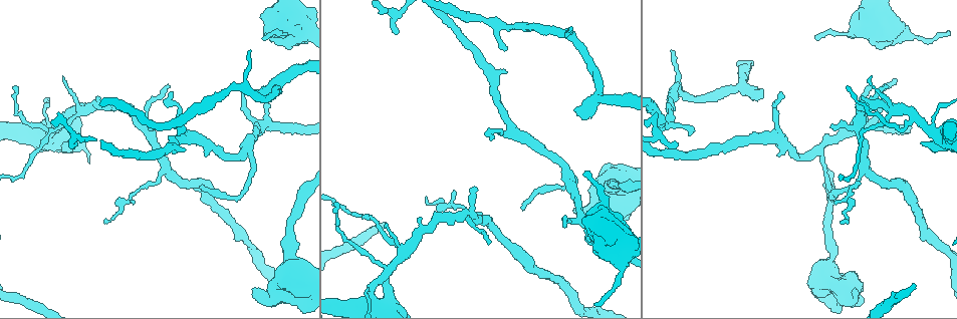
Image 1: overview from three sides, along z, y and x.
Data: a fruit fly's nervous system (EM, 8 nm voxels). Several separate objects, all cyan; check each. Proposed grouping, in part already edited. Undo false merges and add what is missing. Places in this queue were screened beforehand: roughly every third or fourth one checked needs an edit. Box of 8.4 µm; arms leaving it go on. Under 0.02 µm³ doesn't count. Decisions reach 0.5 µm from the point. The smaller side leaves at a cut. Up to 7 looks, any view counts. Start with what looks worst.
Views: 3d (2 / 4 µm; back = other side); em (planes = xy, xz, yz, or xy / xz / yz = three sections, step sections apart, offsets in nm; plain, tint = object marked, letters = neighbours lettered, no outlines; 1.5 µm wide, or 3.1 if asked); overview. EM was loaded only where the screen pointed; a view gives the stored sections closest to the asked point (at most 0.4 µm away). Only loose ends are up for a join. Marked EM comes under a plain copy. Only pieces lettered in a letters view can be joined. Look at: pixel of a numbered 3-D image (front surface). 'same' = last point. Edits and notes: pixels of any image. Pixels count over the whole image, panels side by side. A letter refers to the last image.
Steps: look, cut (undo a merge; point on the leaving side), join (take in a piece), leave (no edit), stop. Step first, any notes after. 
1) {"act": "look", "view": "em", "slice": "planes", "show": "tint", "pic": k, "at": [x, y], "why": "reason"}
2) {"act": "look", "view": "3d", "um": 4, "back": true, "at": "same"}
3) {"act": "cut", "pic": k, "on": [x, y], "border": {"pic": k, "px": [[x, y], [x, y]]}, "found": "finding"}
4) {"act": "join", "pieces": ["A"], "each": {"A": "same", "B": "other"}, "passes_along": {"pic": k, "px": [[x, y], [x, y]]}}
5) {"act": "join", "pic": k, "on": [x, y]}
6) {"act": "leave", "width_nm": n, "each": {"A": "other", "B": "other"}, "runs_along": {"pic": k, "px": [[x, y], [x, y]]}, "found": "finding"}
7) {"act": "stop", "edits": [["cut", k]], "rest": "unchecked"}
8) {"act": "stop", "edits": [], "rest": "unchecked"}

{"act": "look", "view": "em", "slice": "xz", "step": 4, "show": "letters", "pic": 1, "at": [857, 290], "why": "stops while still wide"}

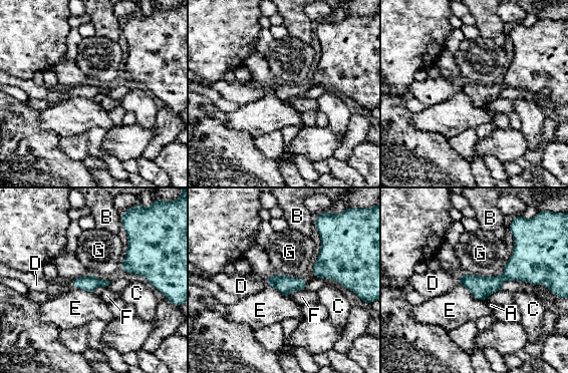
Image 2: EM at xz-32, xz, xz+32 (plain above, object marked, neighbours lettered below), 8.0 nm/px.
{"act": "look", "view": "em", "slice": "xy", "step": 4, "show": "letters", "at": "same", "why": "cut it another way"}

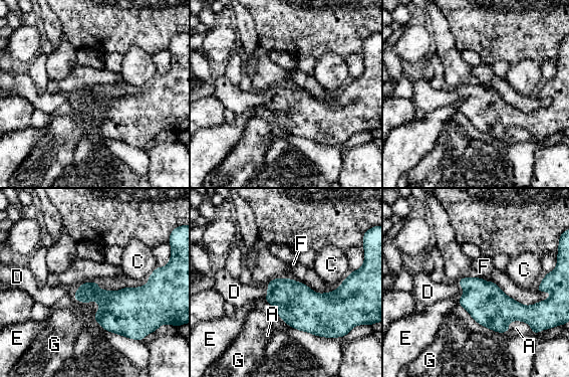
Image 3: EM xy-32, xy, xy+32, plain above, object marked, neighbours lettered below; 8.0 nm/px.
{"act": "join", "pieces": ["D"], "each": {"A": "other", "C": "other", "D": "same", "E": "other", "F": "other", "G": "other"}, "passes_along": {"pic": 3, "px": [[296, 304], [268, 292], [238, 294]]}, "found": "the neuron continues"}

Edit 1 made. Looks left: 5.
{"act": "look", "view": "em", "slice": "xy", "step": 8, "show": "tint", "pic": 1, "at": [936, 130], "why": "calibre changes"}

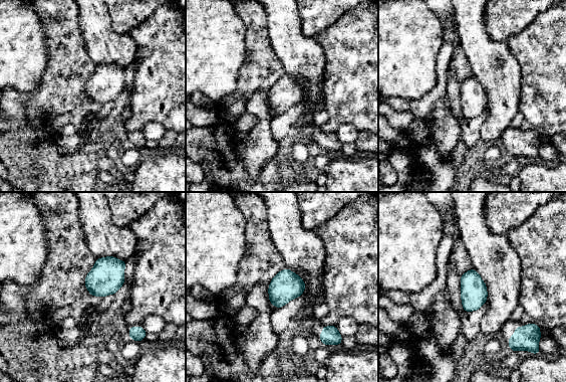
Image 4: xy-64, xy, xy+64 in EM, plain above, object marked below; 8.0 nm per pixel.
{"act": "look", "view": "em", "slice": "planes", "show": "letters", "at": "same"}

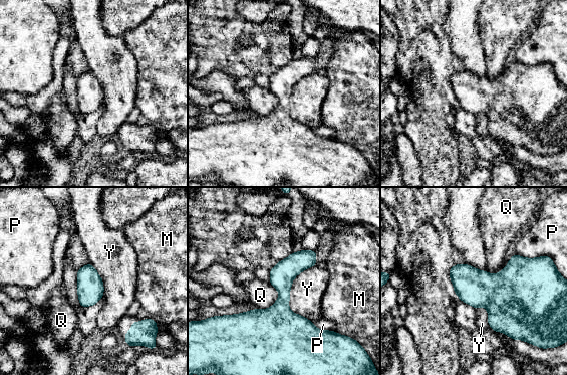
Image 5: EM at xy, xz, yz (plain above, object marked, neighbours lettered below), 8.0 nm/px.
{"act": "leave", "longest_contact_nm": ["Y", 460], "each": {"M": "other", "P": "other", "Q": "other", "Y": "other"}, "border": {"pic": 5, "px": [[315, 264], [289, 299], [310, 321]]}, "found": "all the same neuron"}

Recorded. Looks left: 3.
{"act": "look", "view": "overview", "why": "redraw"}

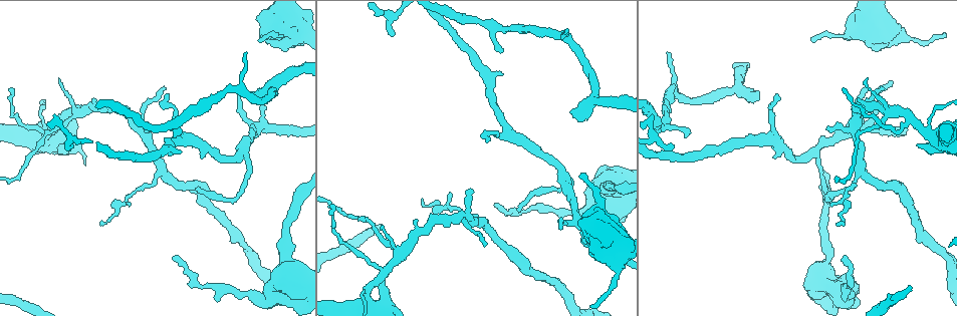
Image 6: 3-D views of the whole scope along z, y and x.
{"act": "look", "view": "em", "um": 3.1, "slice": "planes", "show": "tint", "pic": 6, "at": [598, 210], "why": "calibre changes"}

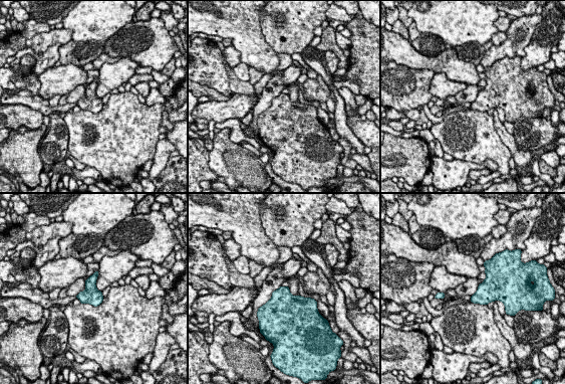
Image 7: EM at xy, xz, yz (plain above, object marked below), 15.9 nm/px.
{"act": "look", "view": "em", "um": 3.1, "slice": "planes", "show": "letters", "at": "same", "why": "see the neighbours"}

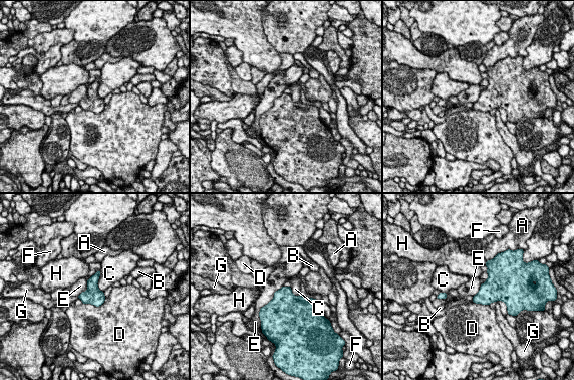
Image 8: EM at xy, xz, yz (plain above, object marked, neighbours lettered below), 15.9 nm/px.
{"act": "leave", "width_nm": 160, "each": {"A": "other", "B": "other", "C": "other", "D": "other", "E": "other", "F": "other", "G": "other", "H": "other"}, "found": "one neuron here"}

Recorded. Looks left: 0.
{"act": "stop", "edits": [["join", 3]], "rest": "unchecked"}

